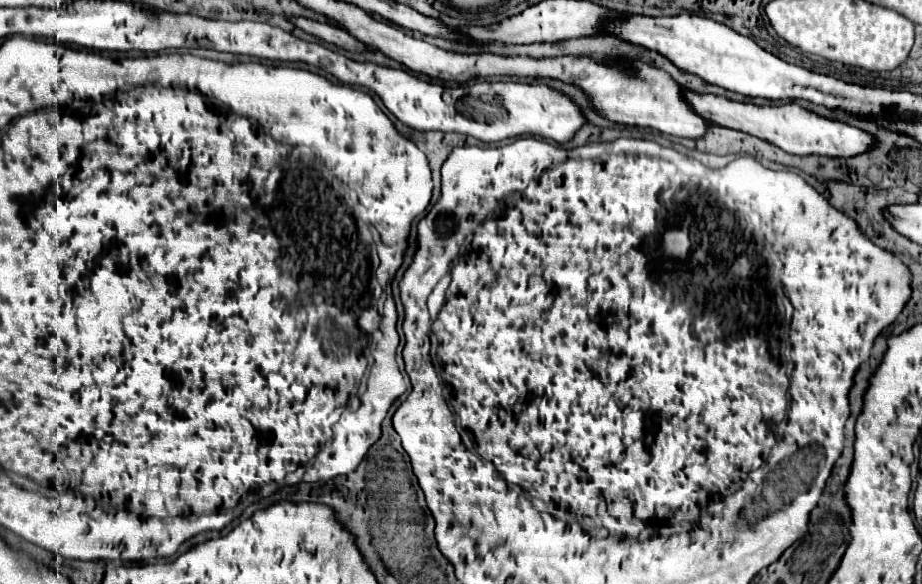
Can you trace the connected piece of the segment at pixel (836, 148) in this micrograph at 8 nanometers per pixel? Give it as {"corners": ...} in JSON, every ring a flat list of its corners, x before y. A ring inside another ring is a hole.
{"corners":[[685,89,685,101,693,111,699,111,703,119,709,119,709,123,731,127,737,131,751,133,755,137,761,137,777,147,781,147,787,153,793,155,827,155,827,157,853,157,863,151,867,151,873,145,873,137,867,135,861,129,855,129,847,123,819,117,807,109,797,109,791,113,791,103,785,105,753,105,753,103,737,103,727,97,711,95,711,93,697,93,691,89]]}

